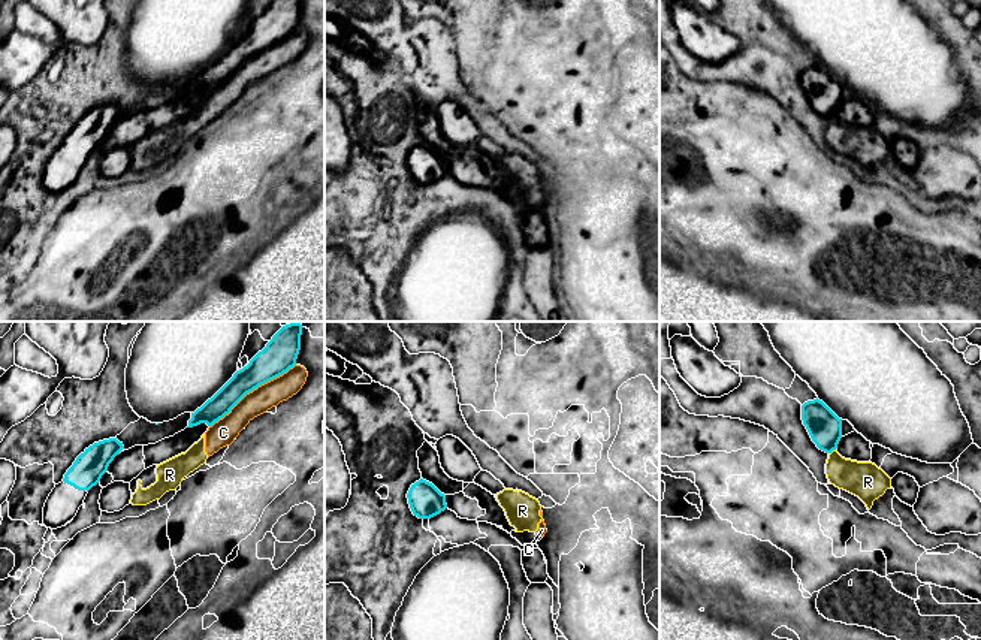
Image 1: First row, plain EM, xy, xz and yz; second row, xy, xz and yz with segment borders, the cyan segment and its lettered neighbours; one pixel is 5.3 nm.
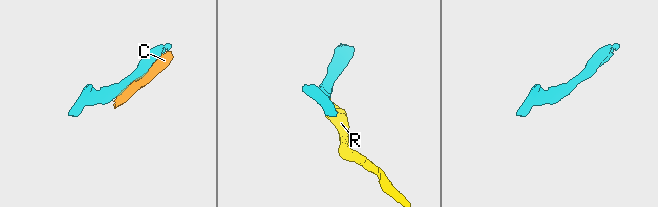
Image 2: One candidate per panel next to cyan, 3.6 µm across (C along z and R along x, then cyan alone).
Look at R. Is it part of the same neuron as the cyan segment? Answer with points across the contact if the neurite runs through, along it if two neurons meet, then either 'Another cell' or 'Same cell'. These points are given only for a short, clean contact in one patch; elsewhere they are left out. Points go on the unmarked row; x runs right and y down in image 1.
Boundary: yz (835, 114), (829, 118). Another cell

